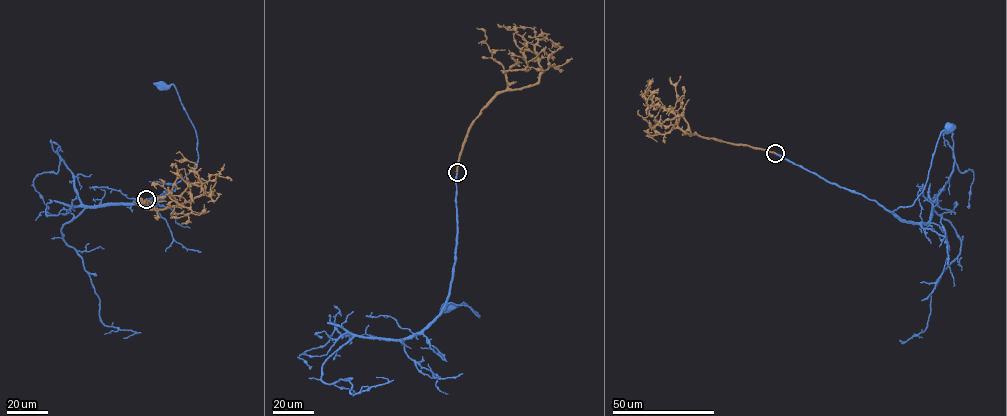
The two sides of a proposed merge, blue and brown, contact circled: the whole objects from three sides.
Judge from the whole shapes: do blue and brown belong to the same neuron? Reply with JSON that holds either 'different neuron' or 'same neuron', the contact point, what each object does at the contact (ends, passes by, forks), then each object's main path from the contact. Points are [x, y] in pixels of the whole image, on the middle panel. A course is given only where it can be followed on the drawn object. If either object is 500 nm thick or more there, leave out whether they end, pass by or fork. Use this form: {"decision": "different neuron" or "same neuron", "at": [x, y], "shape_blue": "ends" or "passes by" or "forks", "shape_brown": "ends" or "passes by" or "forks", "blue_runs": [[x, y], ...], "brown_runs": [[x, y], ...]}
{"decision": "same neuron", "at": [457, 172], "blue_runs": [[457, 172], [455, 259], [445, 304], [464, 305], [479, 317], [465, 303], [450, 305]], "brown_runs": [[457, 172], [460, 153], [471, 122], [497, 94], [535, 84], [542, 69], [533, 45], [514, 30], [502, 26]]}

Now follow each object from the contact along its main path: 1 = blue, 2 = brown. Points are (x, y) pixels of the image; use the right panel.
1: (775, 153), (831, 183), (874, 200), (893, 213), (897, 208), (912, 205), (923, 190), (937, 141), (948, 127)
2: (775, 153), (690, 136), (677, 125), (672, 112), (647, 103), (649, 83), (645, 86)

